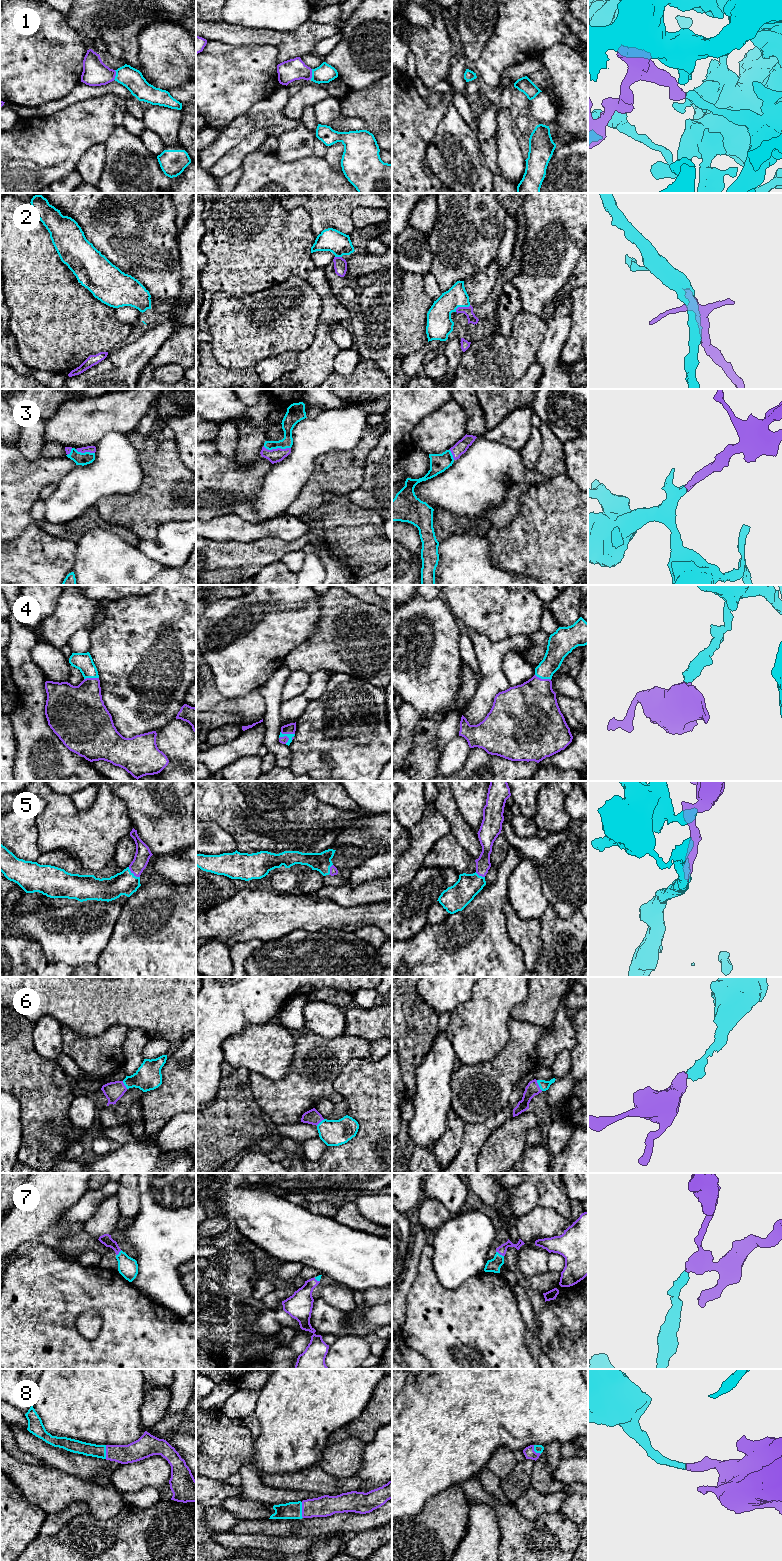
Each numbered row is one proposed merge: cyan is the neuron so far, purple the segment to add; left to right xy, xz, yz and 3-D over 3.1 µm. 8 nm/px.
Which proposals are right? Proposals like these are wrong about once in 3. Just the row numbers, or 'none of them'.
1, 2, 3, 4, 5, 6, 7, 8

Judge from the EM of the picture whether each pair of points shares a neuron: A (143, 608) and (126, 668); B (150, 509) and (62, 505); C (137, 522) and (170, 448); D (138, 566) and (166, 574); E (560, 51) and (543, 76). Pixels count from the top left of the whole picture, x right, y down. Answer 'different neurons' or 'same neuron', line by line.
A: same neuron
B: different neurons
C: same neuron
D: different neurons
E: different neurons

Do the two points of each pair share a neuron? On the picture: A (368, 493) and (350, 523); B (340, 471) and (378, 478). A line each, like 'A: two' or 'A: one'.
A: two
B: two

